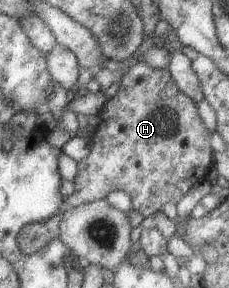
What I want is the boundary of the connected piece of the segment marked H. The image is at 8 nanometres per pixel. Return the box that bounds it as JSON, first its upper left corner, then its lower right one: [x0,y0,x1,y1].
[16,59,213,254]

